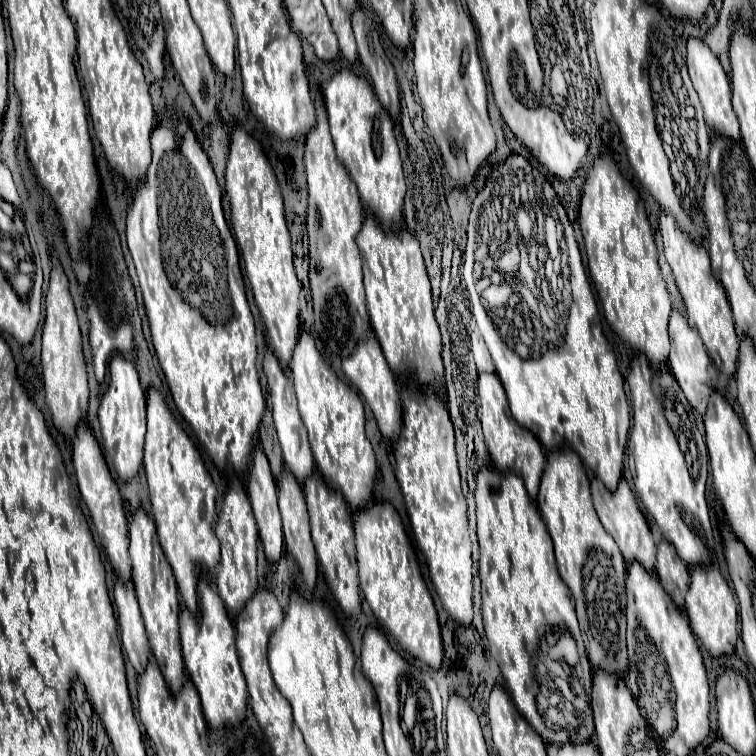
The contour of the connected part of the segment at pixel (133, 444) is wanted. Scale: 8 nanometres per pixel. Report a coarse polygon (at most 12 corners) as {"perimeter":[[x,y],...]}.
{"perimeter":[[114,359],[98,409],[104,451],[136,477],[146,397],[132,361]]}

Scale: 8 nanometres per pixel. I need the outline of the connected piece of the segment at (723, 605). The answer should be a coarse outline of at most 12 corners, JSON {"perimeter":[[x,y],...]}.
{"perimeter":[[692,571],[684,609],[712,657],[734,653],[738,607],[718,571]]}

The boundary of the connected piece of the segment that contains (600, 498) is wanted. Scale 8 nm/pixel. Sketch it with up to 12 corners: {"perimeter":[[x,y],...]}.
{"perimeter":[[592,479],[600,523],[626,563],[654,571],[656,545],[634,493]]}

